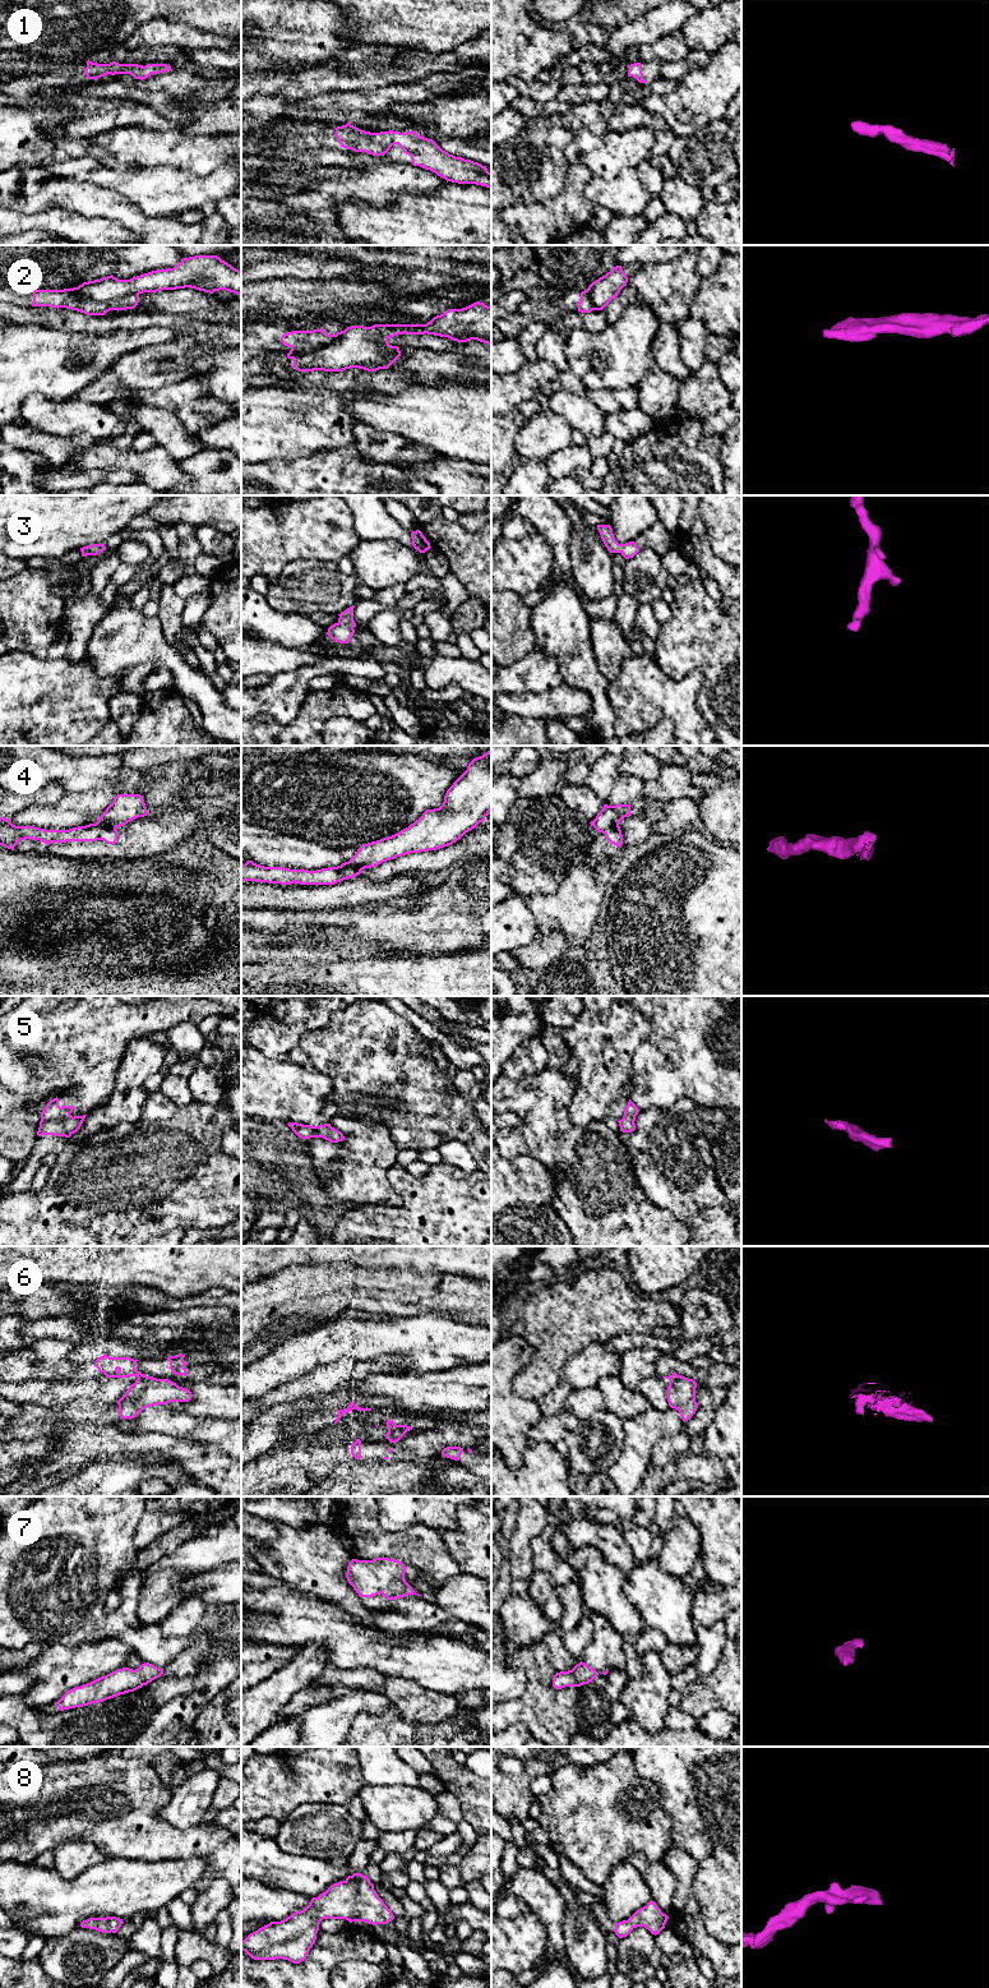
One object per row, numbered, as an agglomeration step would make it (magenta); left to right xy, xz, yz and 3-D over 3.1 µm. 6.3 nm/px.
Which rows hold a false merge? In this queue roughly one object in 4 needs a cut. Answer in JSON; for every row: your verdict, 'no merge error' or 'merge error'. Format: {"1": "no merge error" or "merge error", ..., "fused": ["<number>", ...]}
{"1": "no merge error", "2": "merge error", "3": "no merge error", "4": "merge error", "5": "no merge error", "6": "merge error", "7": "no merge error", "8": "no merge error", "fused": ["2", "4", "6"]}

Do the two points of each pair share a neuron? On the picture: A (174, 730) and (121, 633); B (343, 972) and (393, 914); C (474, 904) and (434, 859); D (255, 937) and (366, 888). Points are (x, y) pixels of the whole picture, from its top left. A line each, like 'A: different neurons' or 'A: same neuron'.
A: different neurons
B: different neurons
C: different neurons
D: different neurons

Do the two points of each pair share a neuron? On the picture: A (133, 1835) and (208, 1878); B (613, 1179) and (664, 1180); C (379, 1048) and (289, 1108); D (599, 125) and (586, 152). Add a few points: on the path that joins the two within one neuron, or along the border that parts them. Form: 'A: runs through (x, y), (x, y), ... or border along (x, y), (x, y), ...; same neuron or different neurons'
A: runs through (157, 1839), (175, 1844), (194, 1844), (204, 1854); same neuron
B: border along (629, 1149), (637, 1182), (642, 1193), (654, 1204); different neurons
C: border along (309, 1064), (323, 1073), (331, 1082), (328, 1103); different neurons
D: border along (608, 128), (599, 134), (586, 128), (574, 133); different neurons

